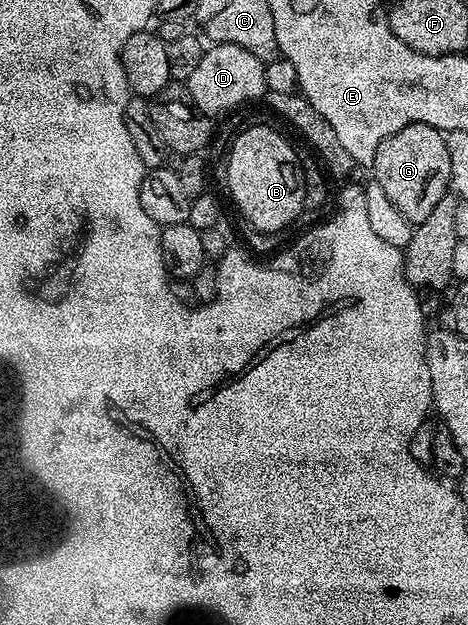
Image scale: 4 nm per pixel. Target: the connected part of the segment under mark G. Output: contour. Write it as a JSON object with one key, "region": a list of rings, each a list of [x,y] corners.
{"region":[[[411,123],[406,129],[398,129],[374,153],[371,174],[376,174],[376,183],[388,203],[412,225],[426,221],[434,207],[449,194],[452,186],[450,173],[450,149],[446,149],[445,132],[425,123]]]}

